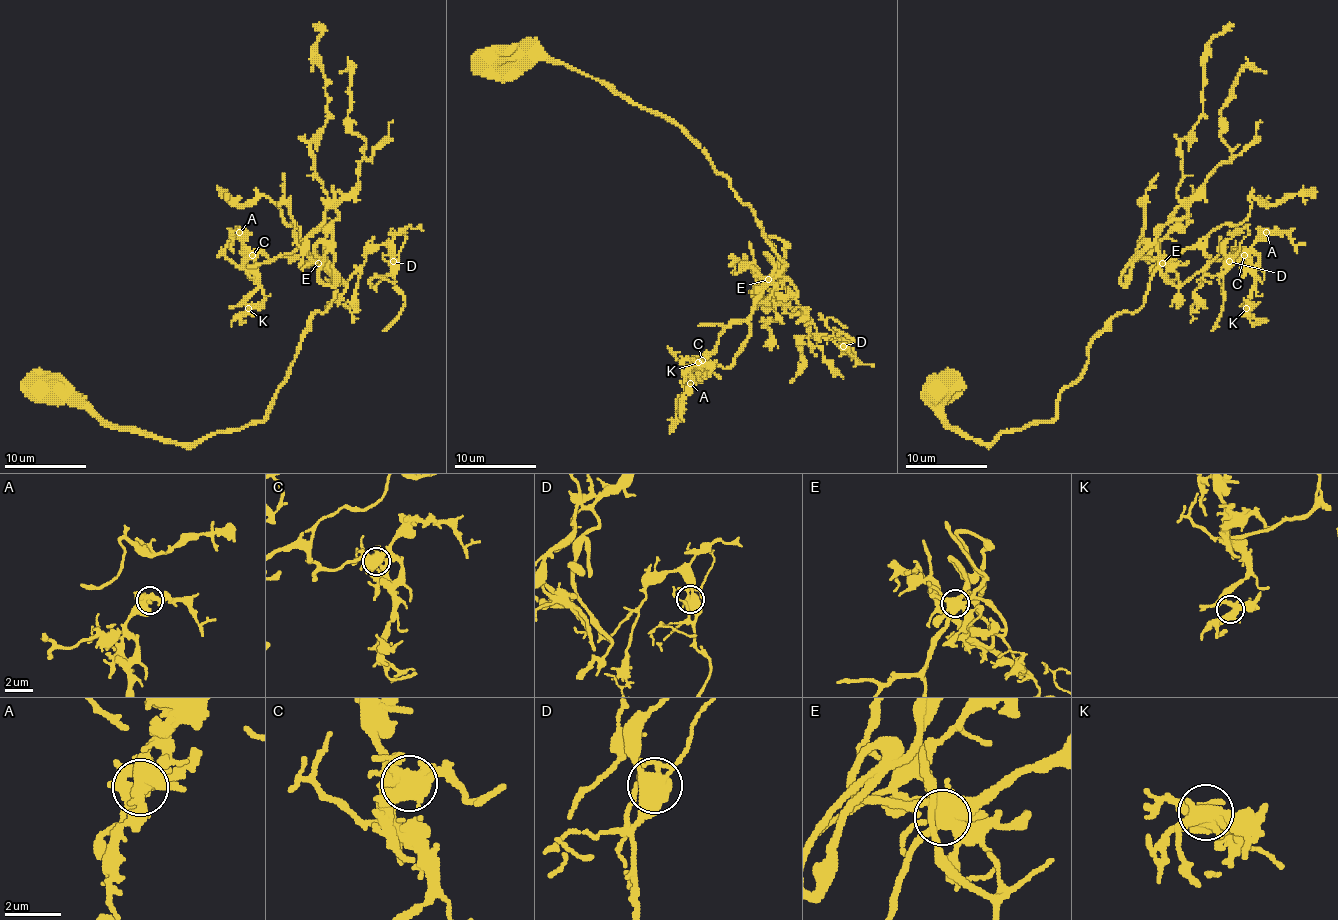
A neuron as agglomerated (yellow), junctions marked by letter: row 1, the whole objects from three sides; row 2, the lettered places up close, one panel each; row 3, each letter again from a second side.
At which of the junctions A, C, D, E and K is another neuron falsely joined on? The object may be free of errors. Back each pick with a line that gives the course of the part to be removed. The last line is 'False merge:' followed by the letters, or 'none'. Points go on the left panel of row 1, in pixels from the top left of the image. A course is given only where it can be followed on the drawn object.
E: (317, 263), (295, 241), (295, 220), (282, 173)
False merge: E

